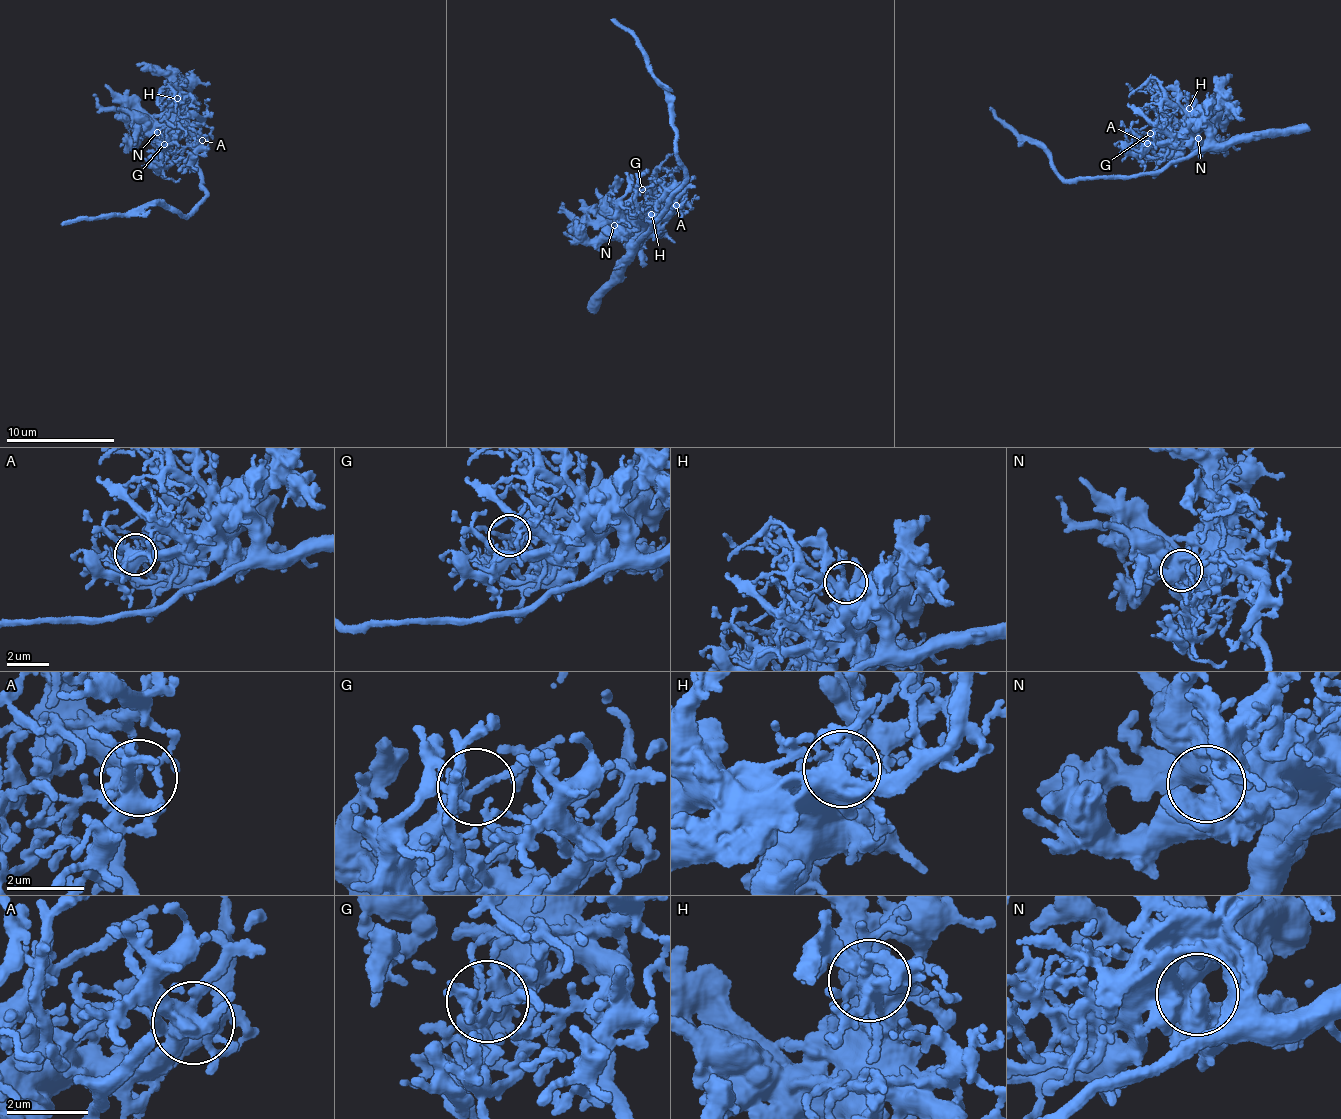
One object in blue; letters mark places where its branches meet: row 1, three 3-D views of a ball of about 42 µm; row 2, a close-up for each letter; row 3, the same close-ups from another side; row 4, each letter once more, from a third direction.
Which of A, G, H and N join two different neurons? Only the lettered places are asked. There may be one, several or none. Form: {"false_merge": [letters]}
{"false_merge": []}

